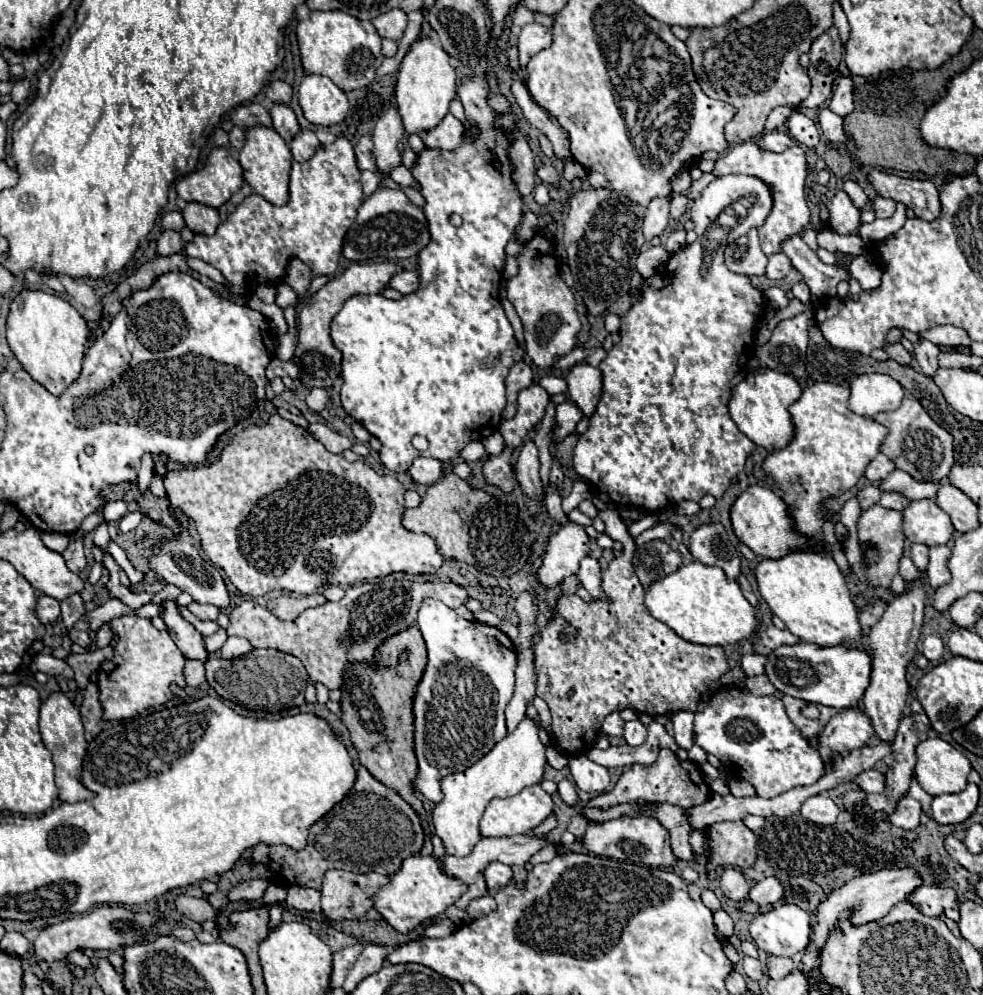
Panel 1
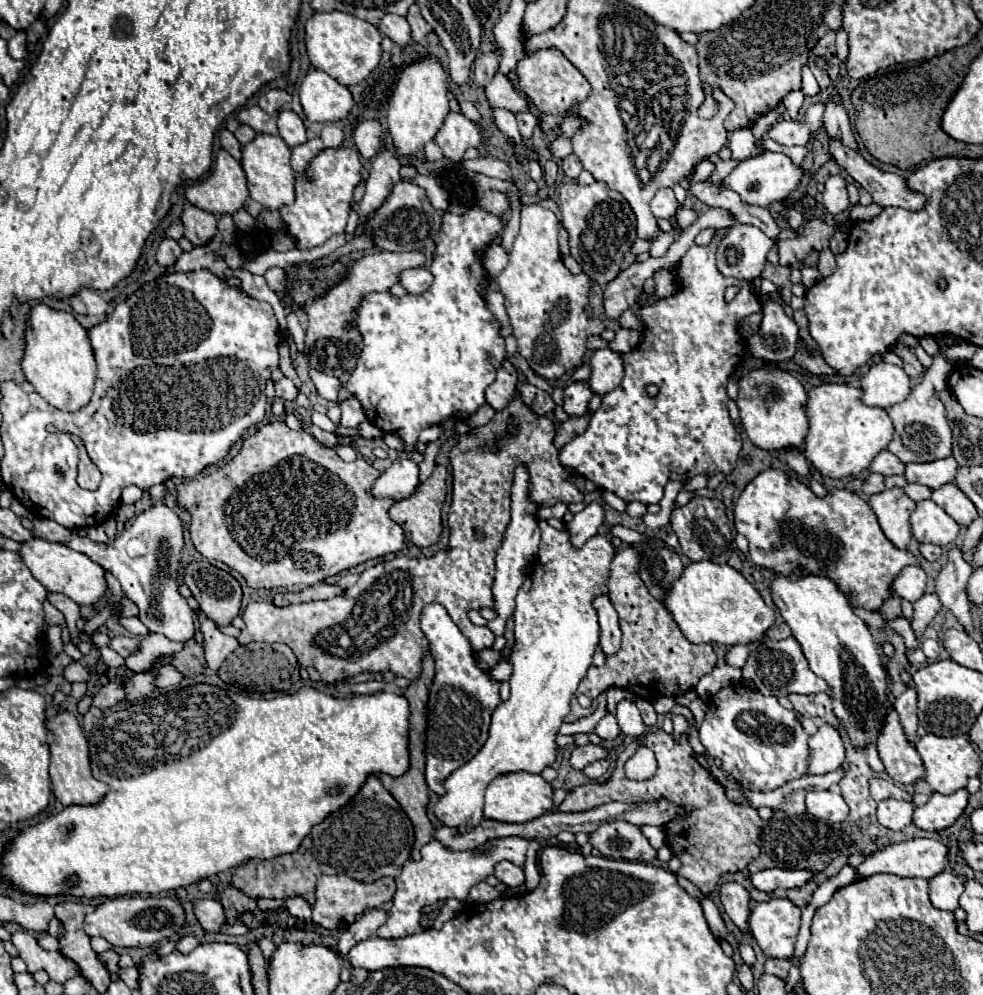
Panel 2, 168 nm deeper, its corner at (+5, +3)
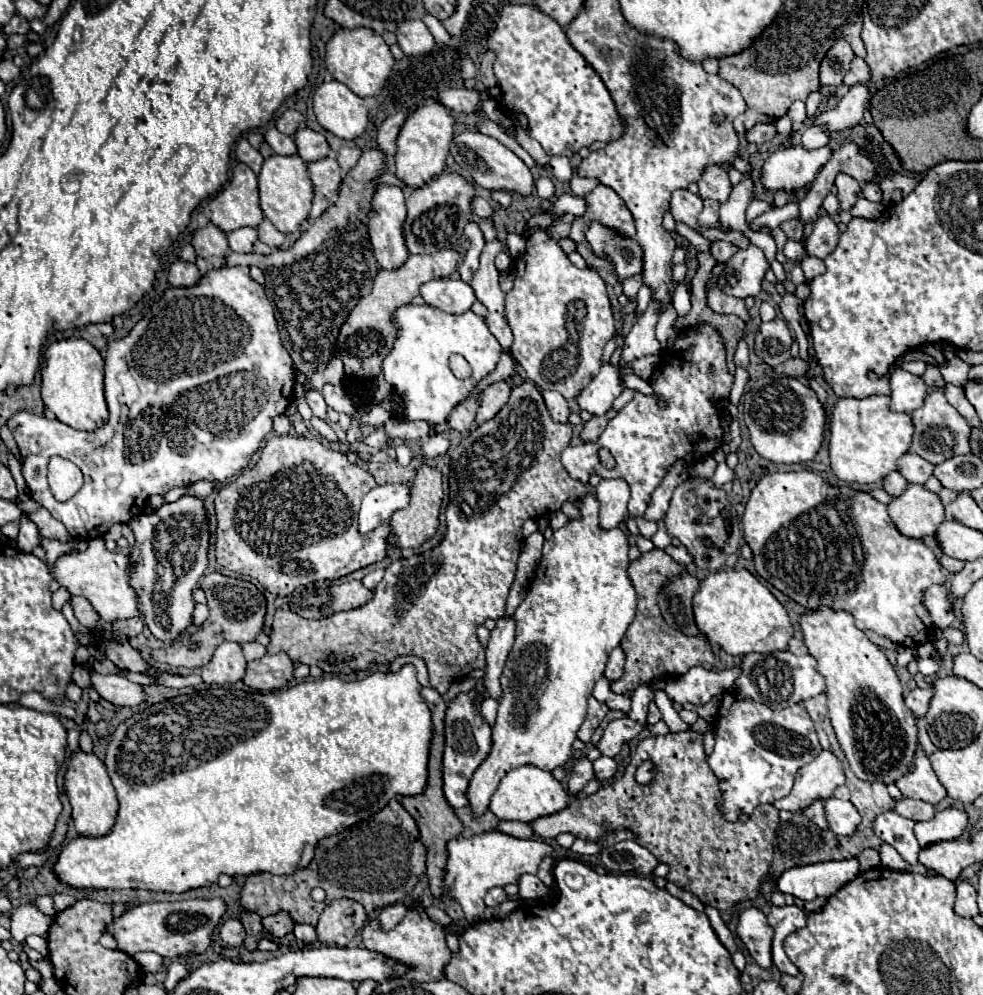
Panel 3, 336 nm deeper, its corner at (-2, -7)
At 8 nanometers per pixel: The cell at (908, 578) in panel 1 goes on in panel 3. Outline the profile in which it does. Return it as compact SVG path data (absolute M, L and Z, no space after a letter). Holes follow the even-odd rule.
M931 586L925 592L925 606L929 608L935 626L941 628L941 630L955 622L953 604L949 602L947 596L949 596L949 590L945 586Z

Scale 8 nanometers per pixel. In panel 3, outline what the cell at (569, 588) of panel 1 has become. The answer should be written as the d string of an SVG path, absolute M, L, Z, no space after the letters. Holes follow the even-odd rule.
M595 494L579 498L579 518L553 532L551 540L545 540L543 558L529 584L525 600L515 610L515 644L507 656L501 674L501 698L497 708L497 722L493 726L493 748L485 762L473 774L469 784L469 804L475 814L483 814L489 806L499 780L523 764L535 764L543 770L563 766L577 738L577 730L587 716L587 698L593 692L595 682L603 676L609 654L619 646L637 610L637 592L629 580L629 538L621 528L605 530L599 526L599 502Z

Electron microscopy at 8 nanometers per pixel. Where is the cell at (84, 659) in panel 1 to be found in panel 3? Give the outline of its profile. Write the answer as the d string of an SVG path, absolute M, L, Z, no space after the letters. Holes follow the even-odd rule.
M209 572L209 574L203 576L201 588L207 594L207 606L211 610L209 618L203 622L201 630L197 630L193 634L193 638L175 640L177 648L173 648L173 644L171 644L165 650L153 650L151 656L153 656L155 662L167 663L171 668L185 666L189 670L199 670L211 660L215 648L221 642L227 642L227 640L233 640L233 642L239 642L239 644L253 642L257 638L257 634L261 632L263 622L265 622L267 600L255 584L245 582L245 580L237 580L237 578L231 578L231 576L223 576L219 572Z

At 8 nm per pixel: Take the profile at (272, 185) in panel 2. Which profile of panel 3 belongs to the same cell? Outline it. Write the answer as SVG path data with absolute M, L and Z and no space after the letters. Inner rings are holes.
M273 154L263 162L259 174L259 192L261 192L261 210L265 218L283 234L299 234L309 218L313 204L313 184L307 176L307 164L299 156L277 156Z

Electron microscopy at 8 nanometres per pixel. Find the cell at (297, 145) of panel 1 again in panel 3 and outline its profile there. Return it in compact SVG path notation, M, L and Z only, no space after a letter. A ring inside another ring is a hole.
M327 156L323 160L309 164L309 176L315 188L315 200L313 200L313 210L309 220L315 220L337 198L337 190L341 184L341 168L333 156Z

